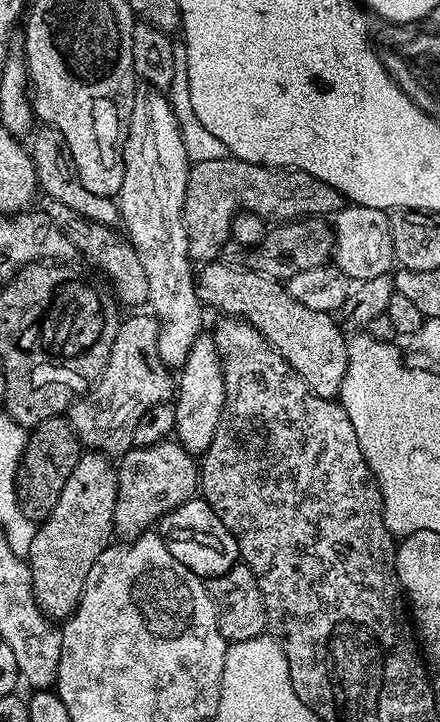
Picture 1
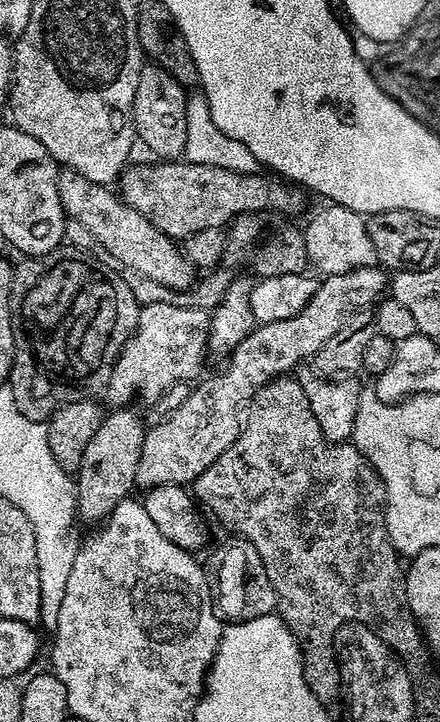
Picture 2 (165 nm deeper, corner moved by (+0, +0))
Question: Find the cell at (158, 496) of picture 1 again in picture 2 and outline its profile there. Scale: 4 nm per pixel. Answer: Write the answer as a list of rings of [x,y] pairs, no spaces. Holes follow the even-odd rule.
[[[380,266],[355,268],[346,274],[324,276],[317,283],[316,293],[310,302],[294,318],[282,322],[261,324],[223,361],[224,369],[217,376],[204,380],[193,387],[190,398],[162,422],[151,425],[145,431],[142,454],[136,467],[136,488],[147,490],[154,486],[171,484],[191,485],[202,470],[213,464],[238,438],[242,427],[240,407],[251,401],[256,393],[268,383],[291,373],[299,360],[311,361],[323,348],[331,335],[360,309],[375,305],[386,292],[385,269]]]

